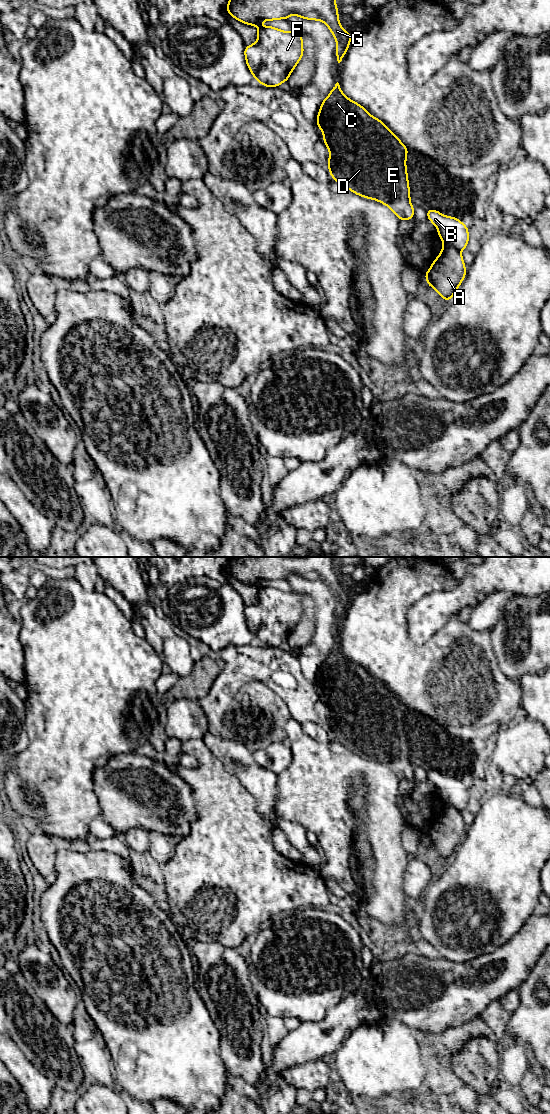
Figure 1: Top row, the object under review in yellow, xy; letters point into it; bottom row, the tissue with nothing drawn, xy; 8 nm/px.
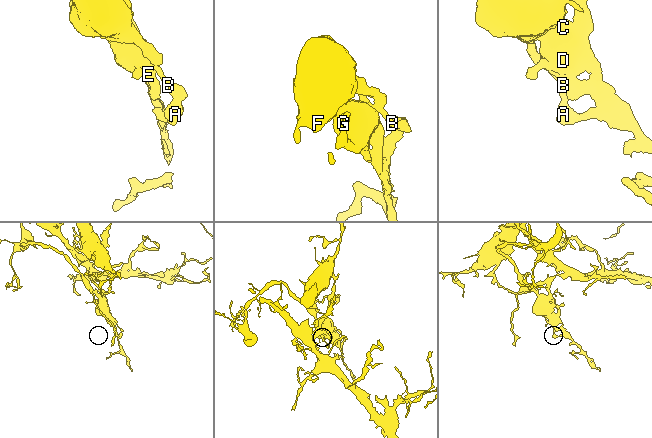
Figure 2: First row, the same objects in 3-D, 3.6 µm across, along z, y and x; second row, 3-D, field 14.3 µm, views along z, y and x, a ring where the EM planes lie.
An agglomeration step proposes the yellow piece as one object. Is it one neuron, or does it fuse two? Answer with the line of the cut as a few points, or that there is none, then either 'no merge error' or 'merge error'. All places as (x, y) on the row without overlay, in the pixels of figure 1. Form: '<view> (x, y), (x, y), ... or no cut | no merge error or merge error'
xy (444, 806), (450, 806), (459, 811) | merge error

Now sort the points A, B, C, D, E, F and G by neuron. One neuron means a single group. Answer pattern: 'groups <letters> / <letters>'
groups A C D E G / B F

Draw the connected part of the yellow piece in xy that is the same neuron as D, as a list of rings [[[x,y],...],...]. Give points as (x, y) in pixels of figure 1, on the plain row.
[[[337,642],[329,656],[323,659],[316,682],[330,711],[328,730],[333,740],[359,756],[387,765],[399,780],[414,778],[406,730],[409,709],[381,680],[347,658]]]

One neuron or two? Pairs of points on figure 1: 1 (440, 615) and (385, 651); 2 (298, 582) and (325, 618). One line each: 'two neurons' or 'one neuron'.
1: two neurons
2: one neuron

